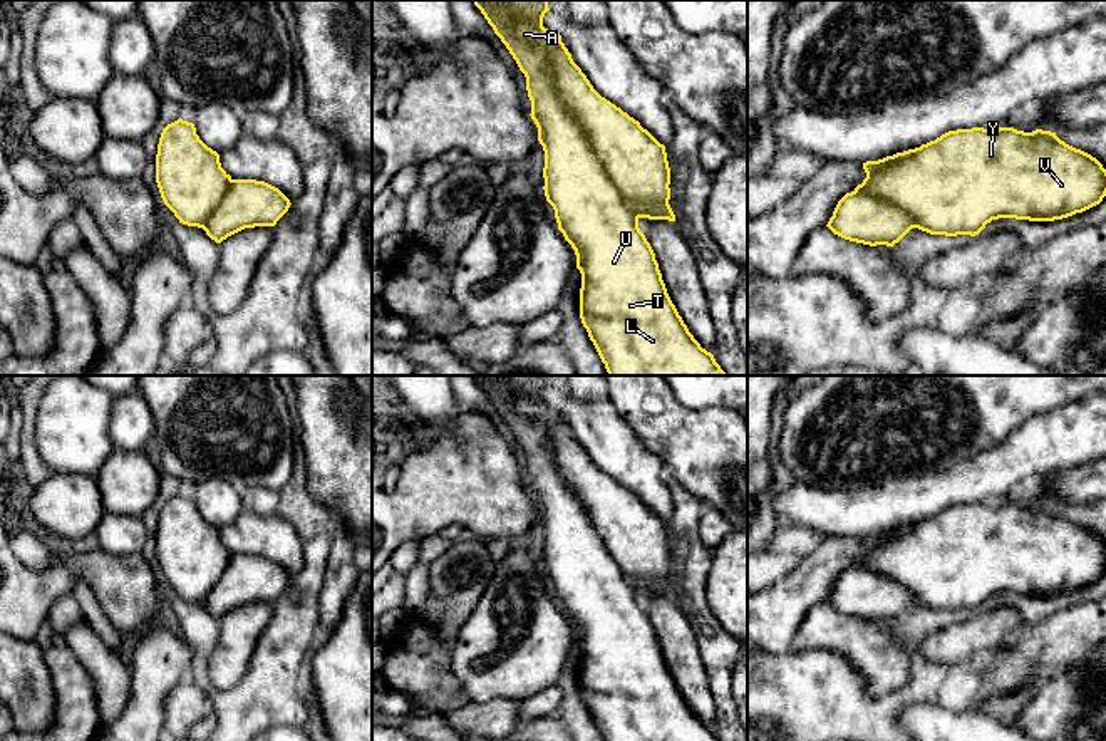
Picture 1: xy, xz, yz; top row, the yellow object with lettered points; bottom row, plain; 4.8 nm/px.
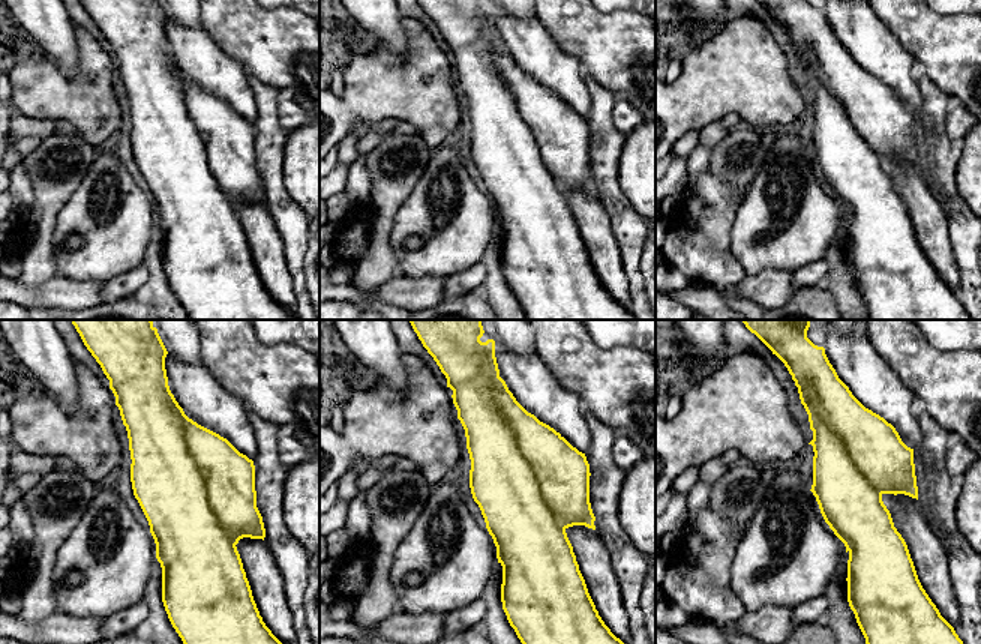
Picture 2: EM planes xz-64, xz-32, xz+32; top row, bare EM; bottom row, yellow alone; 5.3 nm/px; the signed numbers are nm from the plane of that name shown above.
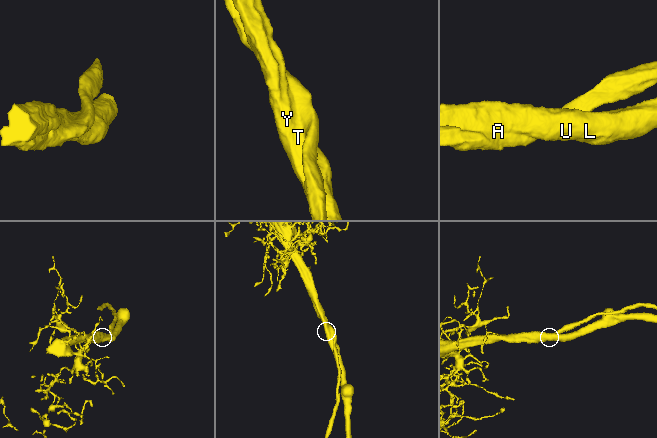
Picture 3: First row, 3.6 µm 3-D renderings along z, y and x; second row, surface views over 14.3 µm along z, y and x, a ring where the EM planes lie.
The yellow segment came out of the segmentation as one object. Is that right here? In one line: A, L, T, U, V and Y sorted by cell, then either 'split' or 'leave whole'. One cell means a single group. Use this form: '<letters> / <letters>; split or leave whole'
A L T U V Y; leave whole

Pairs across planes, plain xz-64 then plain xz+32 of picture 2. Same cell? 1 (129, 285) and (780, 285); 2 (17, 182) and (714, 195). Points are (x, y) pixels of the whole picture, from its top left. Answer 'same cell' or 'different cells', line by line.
1: different cells
2: different cells

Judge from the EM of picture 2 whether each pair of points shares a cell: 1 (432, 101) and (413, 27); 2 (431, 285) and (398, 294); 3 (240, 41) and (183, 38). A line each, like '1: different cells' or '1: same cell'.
1: same cell
2: same cell
3: different cells

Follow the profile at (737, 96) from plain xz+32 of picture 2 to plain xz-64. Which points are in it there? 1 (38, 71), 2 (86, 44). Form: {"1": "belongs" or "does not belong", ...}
{"1": "belongs", "2": "belongs"}

